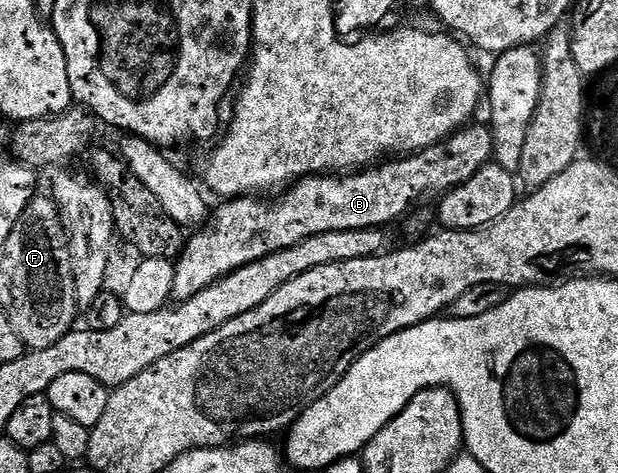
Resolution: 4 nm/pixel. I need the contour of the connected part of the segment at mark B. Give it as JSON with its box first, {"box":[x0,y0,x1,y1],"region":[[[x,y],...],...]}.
{"box":[173,124,493,303],"region":[[[470,124],[456,133],[433,145],[430,149],[406,156],[404,159],[389,159],[372,167],[366,167],[352,175],[314,175],[302,177],[300,181],[290,184],[287,191],[272,205],[269,199],[250,199],[239,197],[226,200],[221,206],[212,210],[211,216],[204,227],[185,242],[185,249],[175,264],[175,287],[173,301],[180,303],[199,295],[207,287],[211,287],[219,279],[255,263],[272,253],[283,251],[287,247],[295,247],[295,243],[303,243],[303,239],[311,239],[315,235],[323,235],[327,231],[355,231],[356,229],[380,229],[389,227],[392,221],[404,218],[418,204],[424,193],[434,189],[437,195],[459,187],[475,175],[475,171],[490,164],[493,157],[493,134],[488,124]]]}

